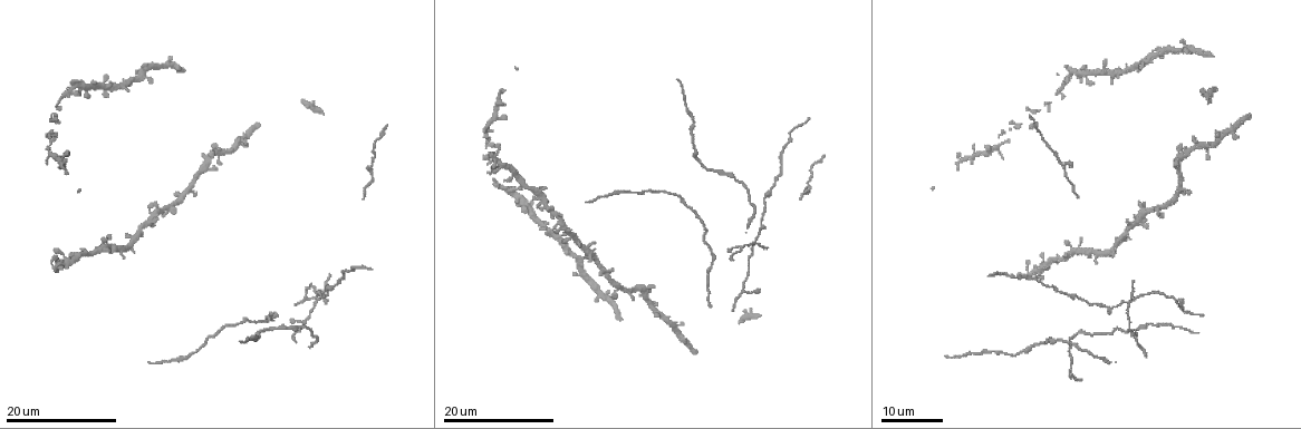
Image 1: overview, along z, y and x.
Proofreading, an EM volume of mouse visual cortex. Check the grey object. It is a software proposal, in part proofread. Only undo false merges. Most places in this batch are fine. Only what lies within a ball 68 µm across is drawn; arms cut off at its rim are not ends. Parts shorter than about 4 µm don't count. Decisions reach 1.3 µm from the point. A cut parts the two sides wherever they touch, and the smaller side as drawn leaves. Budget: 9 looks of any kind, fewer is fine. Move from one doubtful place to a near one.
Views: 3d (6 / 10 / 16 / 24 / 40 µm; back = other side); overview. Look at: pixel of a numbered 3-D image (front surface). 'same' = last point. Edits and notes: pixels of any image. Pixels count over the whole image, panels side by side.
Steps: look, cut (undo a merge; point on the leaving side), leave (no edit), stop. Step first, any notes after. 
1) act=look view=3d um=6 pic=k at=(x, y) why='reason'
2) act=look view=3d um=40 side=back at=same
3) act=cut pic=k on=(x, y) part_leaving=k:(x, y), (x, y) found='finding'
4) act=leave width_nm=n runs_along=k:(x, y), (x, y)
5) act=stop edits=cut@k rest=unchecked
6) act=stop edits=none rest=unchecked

act=look view=3d um=24 pic=1 at=(1063, 167) why='small branch off a trunk'

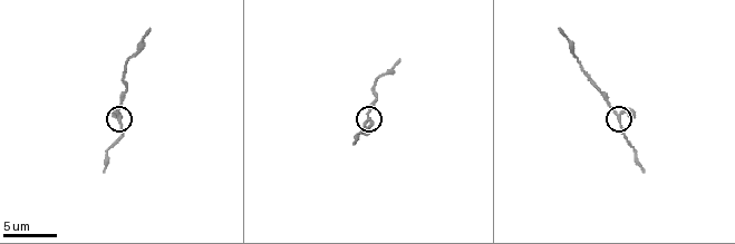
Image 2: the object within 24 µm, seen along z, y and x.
act=look view=3d um=6 pic=2 at=(119, 119)

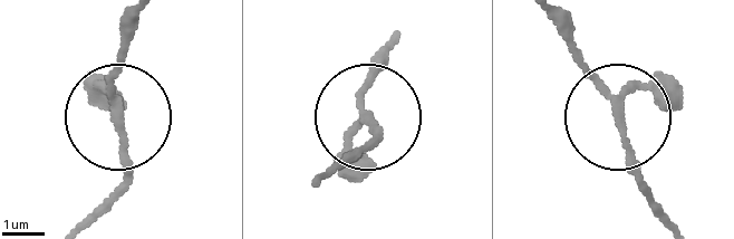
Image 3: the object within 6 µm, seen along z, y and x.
act=leave side_arm_um=7 found='continuous, no second cell'

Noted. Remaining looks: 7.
act=look view=3d um=16 pic=1 at=(353, 267) why='sudden change in width'

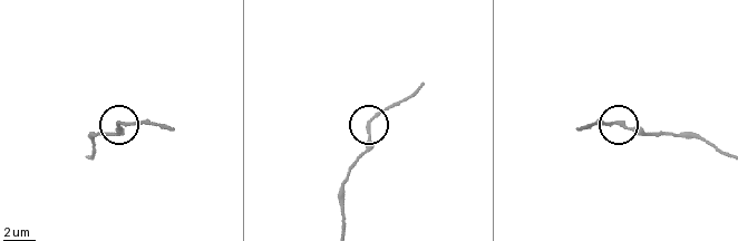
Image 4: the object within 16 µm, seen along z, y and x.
act=look view=3d um=10 pic=4 at=(367, 128)

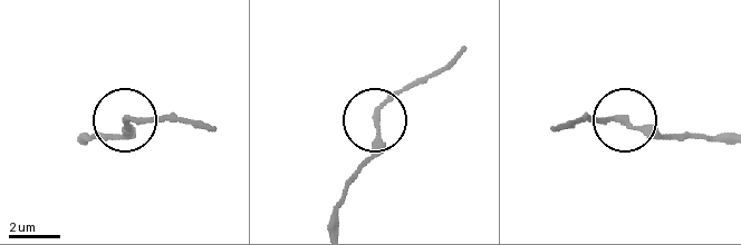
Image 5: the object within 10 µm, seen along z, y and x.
act=leave runs_along=5:(338, 224), (347, 179), (375, 147), (378, 115), (420, 79) found='continuous, no second cell'

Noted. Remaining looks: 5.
act=look view=3d um=24 pic=1 at=(316, 292) why='arms part here'

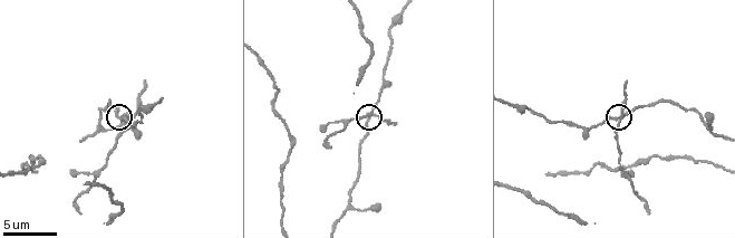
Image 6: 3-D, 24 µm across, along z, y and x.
act=look view=3d um=10 pic=6 at=(121, 119)

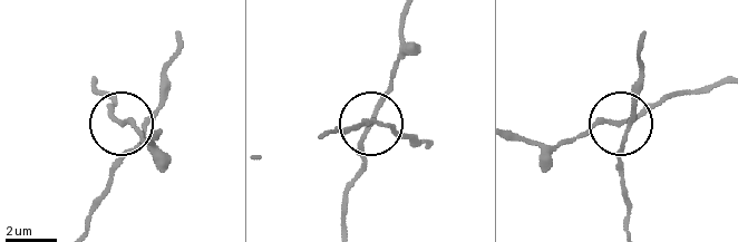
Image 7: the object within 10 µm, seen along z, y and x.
act=leave found='one cell here'

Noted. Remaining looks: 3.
act=look view=3d um=24 pic=1 at=(119, 251) why='arms part here'

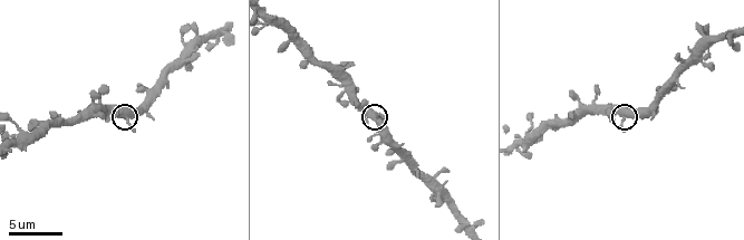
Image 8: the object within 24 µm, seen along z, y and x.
act=look view=3d um=10 pic=8 at=(375, 115)

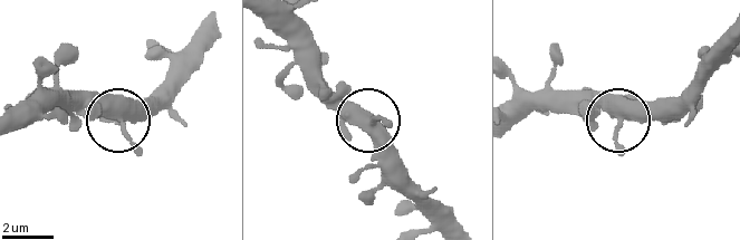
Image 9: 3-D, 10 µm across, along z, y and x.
act=leave runs_along=9:(719, 51), (669, 98), (636, 105), (617, 117), (561, 96) found='all the same cell'

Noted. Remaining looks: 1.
act=stop edits=none rest=unchecked

